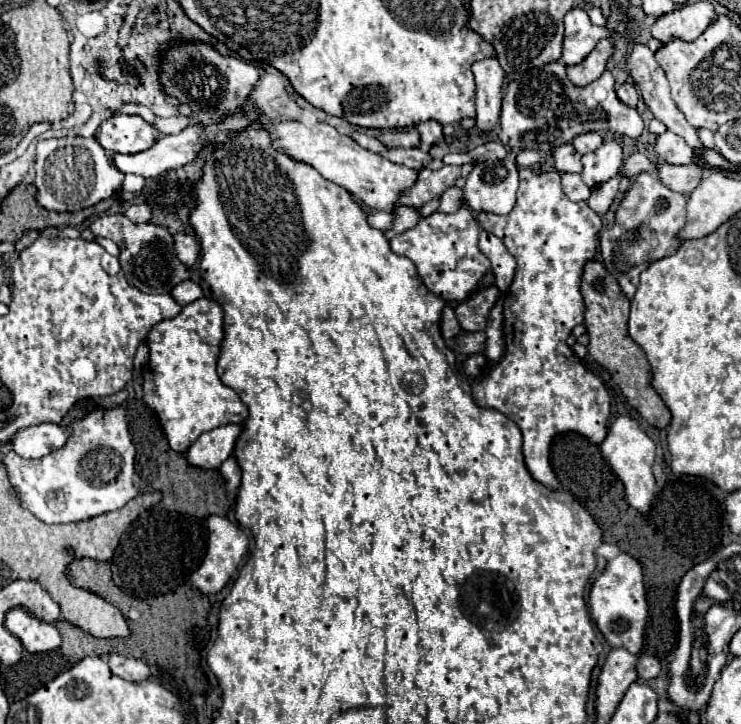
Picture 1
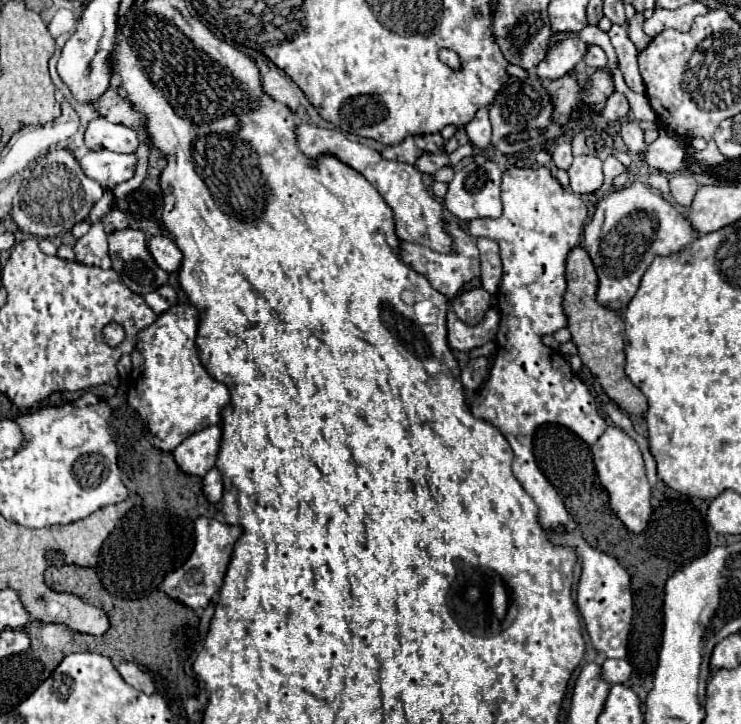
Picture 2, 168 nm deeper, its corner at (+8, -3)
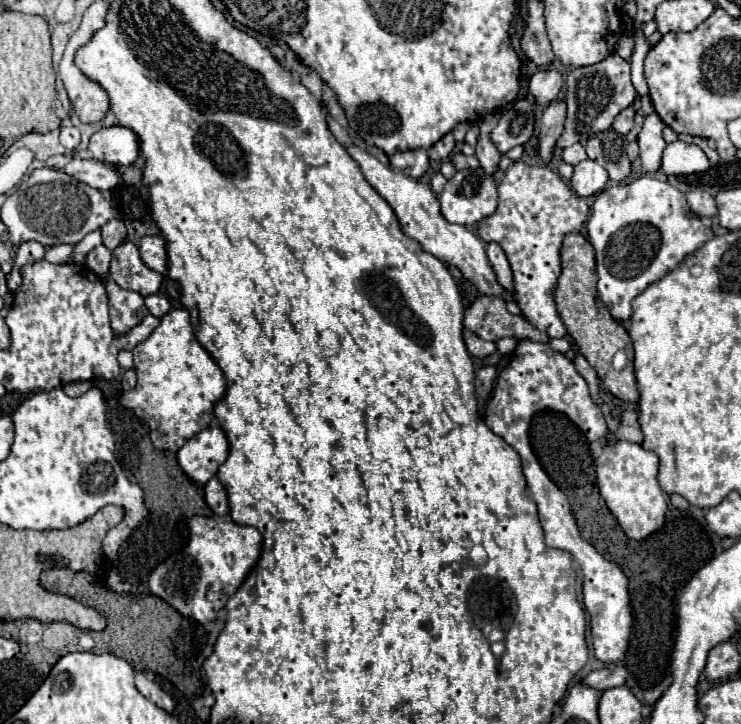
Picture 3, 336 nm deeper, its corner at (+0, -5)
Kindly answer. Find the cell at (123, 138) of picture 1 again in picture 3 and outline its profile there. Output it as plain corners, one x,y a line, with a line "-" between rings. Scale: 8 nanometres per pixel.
116,124
92,134
88,150
92,152
94,160
112,166
128,166
138,158
140,144
138,136
132,130

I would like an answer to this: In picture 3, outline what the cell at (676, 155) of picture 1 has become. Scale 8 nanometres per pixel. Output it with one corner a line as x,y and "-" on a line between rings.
680,140
666,144
662,154
662,172
666,176
688,176
694,172
706,172
708,168
708,156
696,144
686,144

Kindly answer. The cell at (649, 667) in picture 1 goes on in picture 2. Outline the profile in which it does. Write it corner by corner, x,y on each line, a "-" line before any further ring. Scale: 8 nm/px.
604,660
602,670
604,680
610,684
626,684
632,676
632,666
628,660

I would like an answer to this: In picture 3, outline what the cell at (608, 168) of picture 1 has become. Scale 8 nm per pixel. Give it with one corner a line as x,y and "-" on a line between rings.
584,160
584,162
576,164
574,174
570,178
572,190
582,198
594,196
600,190
604,190
606,182
608,182
608,172
594,160

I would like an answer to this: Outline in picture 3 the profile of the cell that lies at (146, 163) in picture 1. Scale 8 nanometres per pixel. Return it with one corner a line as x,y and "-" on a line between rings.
72,158
62,172
76,178
78,182
84,182
96,190
110,190
116,184
122,182
120,172
114,166
108,166
98,160
84,160
84,158

